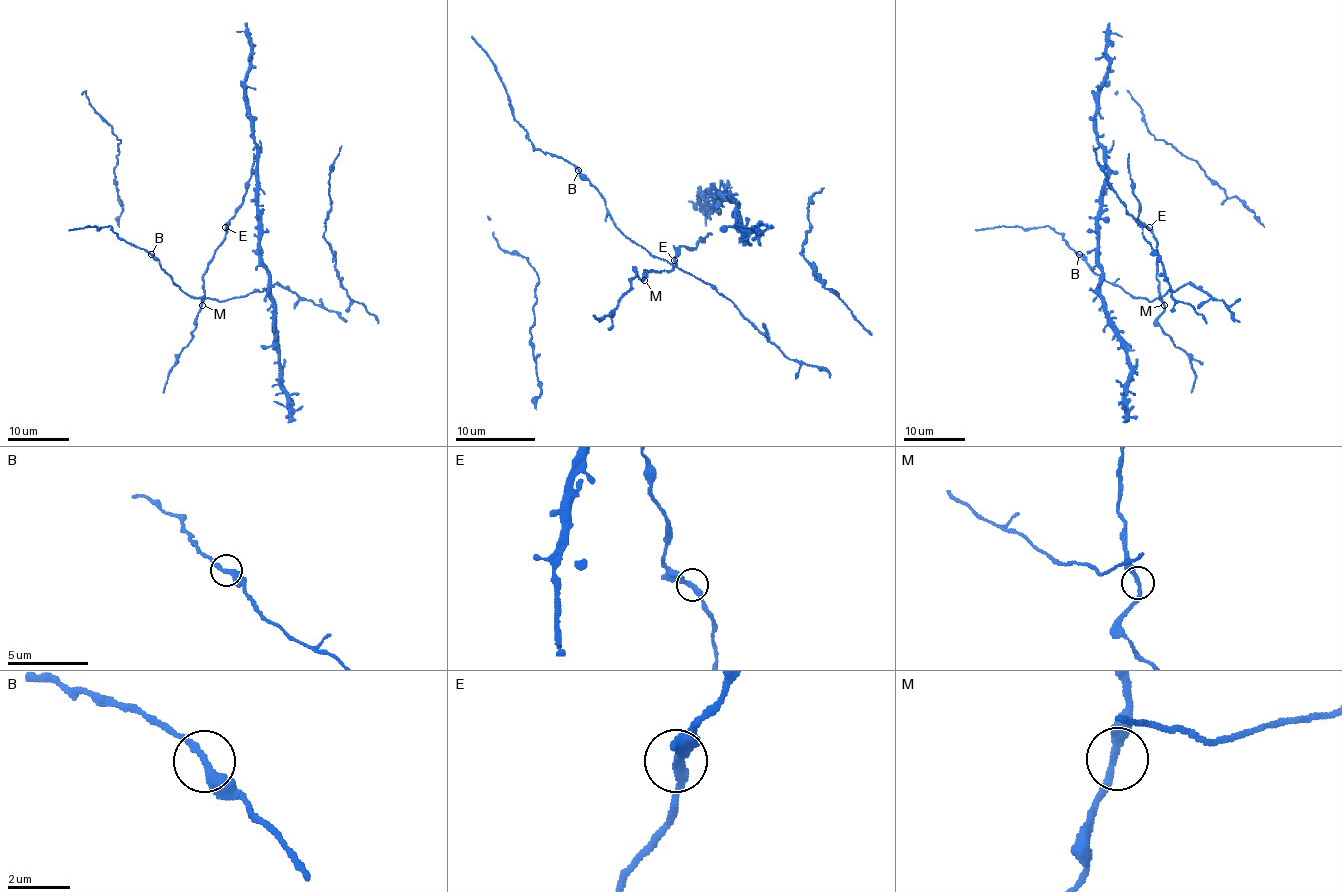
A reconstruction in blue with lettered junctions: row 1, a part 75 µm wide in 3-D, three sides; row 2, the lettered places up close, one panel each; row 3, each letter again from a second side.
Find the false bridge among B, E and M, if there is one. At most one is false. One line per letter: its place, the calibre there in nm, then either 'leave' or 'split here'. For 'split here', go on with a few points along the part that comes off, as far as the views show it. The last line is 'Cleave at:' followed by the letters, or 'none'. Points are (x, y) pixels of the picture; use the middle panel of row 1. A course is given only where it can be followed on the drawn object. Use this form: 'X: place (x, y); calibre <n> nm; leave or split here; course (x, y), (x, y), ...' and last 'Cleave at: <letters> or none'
B: place (578, 170); calibre 280 nm; leave
E: place (674, 260); calibre 280 nm; leave
M: place (644, 280); calibre 240 nm; leave
Cleave at: none

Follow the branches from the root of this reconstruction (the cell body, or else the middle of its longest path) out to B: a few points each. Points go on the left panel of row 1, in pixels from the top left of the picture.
B: (211, 299), (190, 297), (151, 254)

